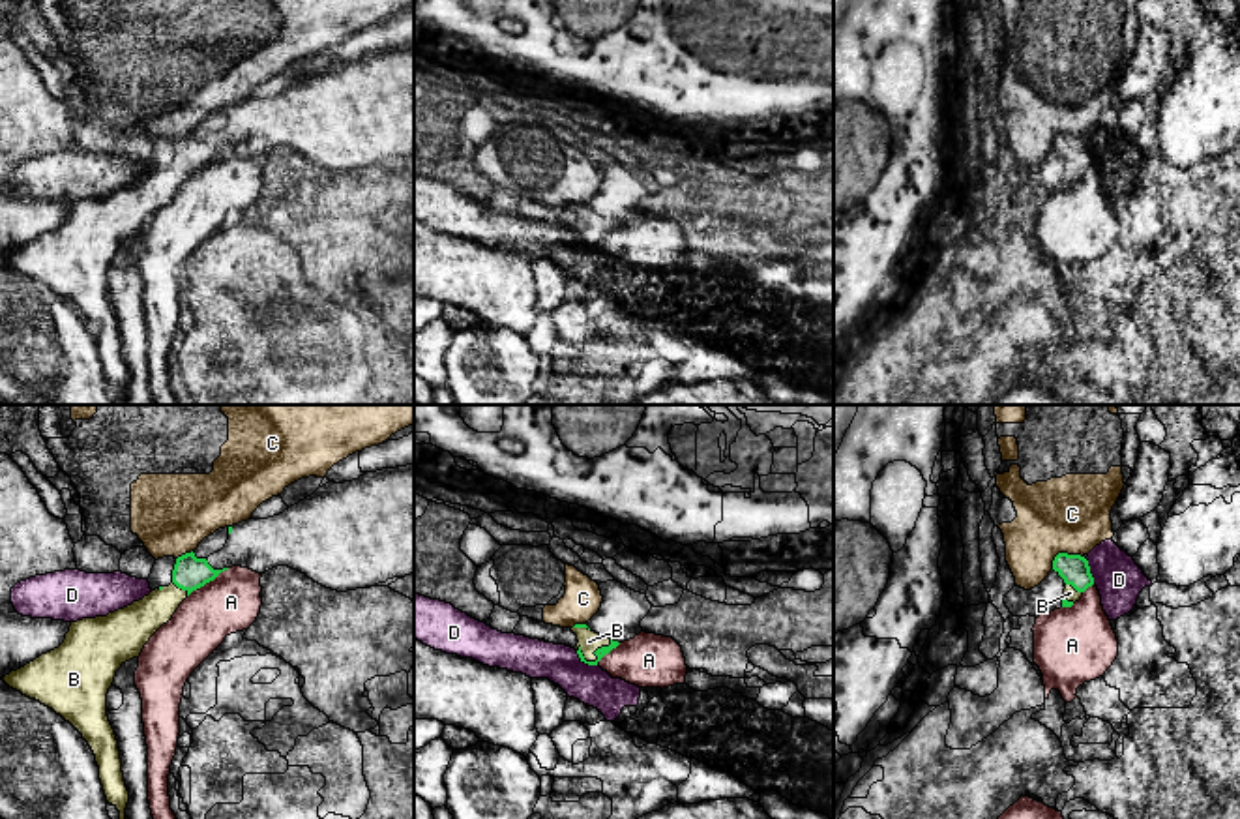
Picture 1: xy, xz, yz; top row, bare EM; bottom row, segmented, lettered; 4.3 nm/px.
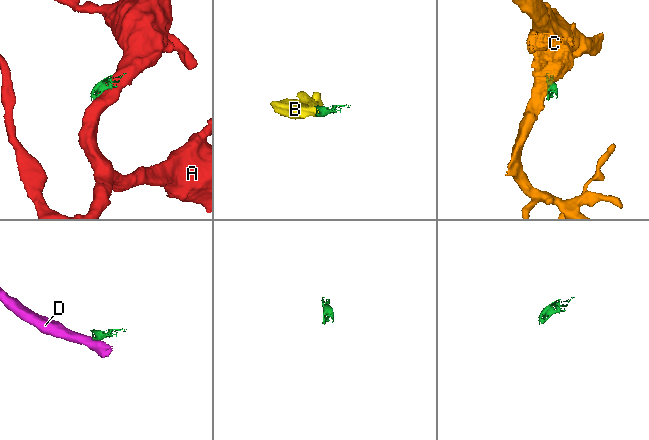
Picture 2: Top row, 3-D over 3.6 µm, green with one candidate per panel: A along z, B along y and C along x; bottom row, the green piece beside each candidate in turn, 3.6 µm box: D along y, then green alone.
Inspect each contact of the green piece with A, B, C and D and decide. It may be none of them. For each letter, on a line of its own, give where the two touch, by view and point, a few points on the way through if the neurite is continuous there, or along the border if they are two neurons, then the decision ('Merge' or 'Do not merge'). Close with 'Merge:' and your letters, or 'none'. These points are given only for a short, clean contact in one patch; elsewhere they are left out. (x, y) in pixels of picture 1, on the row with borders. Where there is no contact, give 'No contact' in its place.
A: Touches green at xy (208, 581). Boundary: xy (229, 568), (188, 596). Do not merge
B: Touches green at xz (596, 655). Path across: xz (600, 653), (596, 655), (589, 641). Merge
C: Touches green at yz (1062, 553). Boundary: yz (1081, 555), (1059, 553), (1051, 568). Do not merge
D: Touches green at xz (585, 662). Boundary: xz (575, 651), (585, 662), (596, 666). Do not merge
Merge: B

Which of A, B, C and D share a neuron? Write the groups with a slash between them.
A / B / C / D

